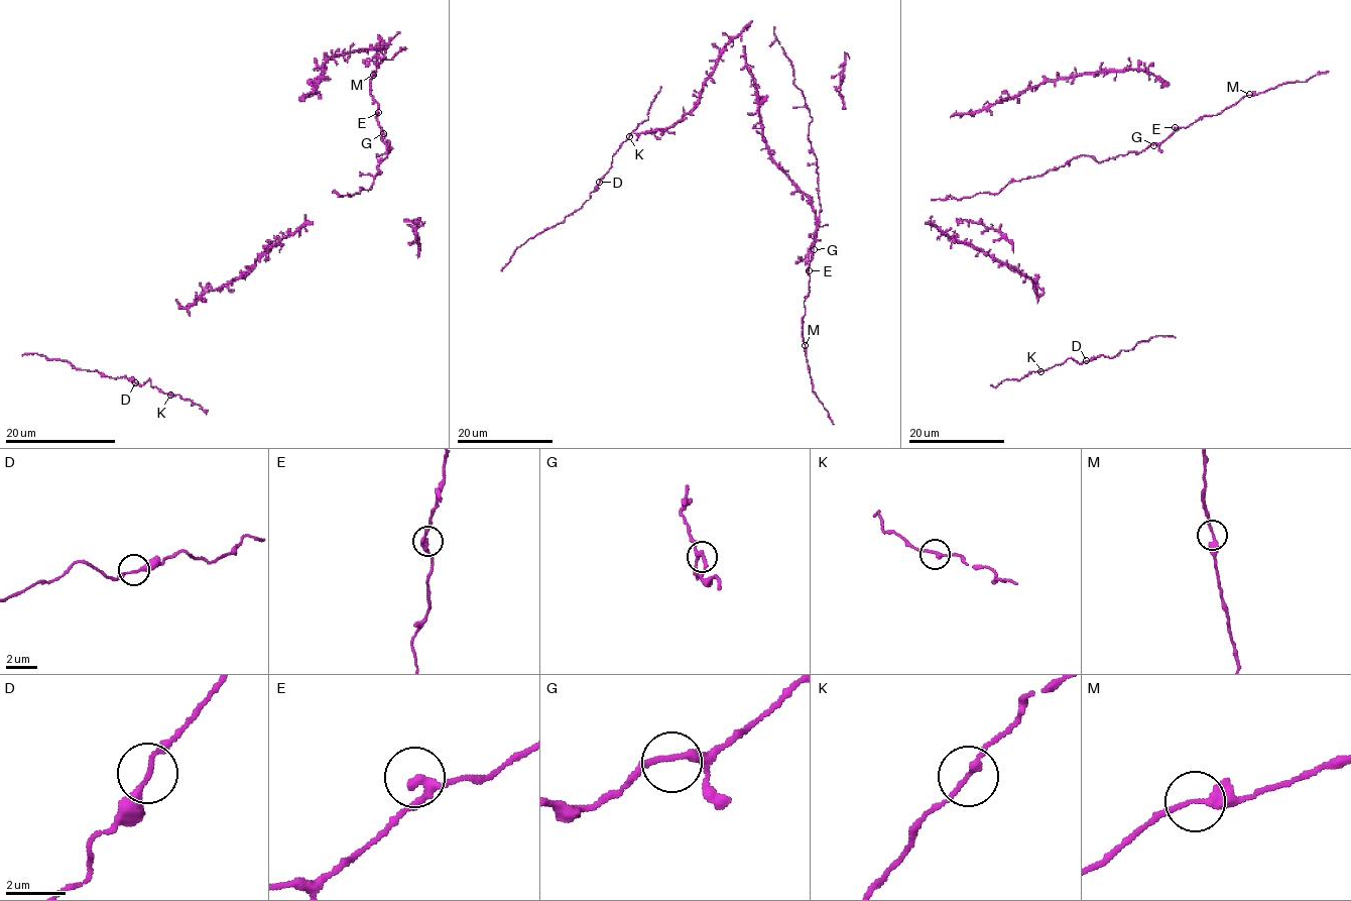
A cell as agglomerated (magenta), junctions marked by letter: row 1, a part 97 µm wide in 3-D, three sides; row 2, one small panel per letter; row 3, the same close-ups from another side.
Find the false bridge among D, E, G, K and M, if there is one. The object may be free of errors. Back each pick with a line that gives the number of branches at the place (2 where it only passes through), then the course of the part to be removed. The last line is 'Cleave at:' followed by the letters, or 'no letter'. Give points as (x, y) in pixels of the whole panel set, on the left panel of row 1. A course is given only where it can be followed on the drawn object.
Cleave at: no letter

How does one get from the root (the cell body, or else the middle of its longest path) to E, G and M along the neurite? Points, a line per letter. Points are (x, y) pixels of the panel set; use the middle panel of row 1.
E: (791, 67), (794, 84), (812, 119), (808, 139), (818, 174), (820, 224), (809, 270)
G: (791, 67), (794, 84), (802, 91), (812, 119), (808, 139), (817, 160), (821, 206), (814, 249)
M: (791, 67), (812, 119), (808, 139), (817, 160), (821, 206), (804, 301), (805, 345)

